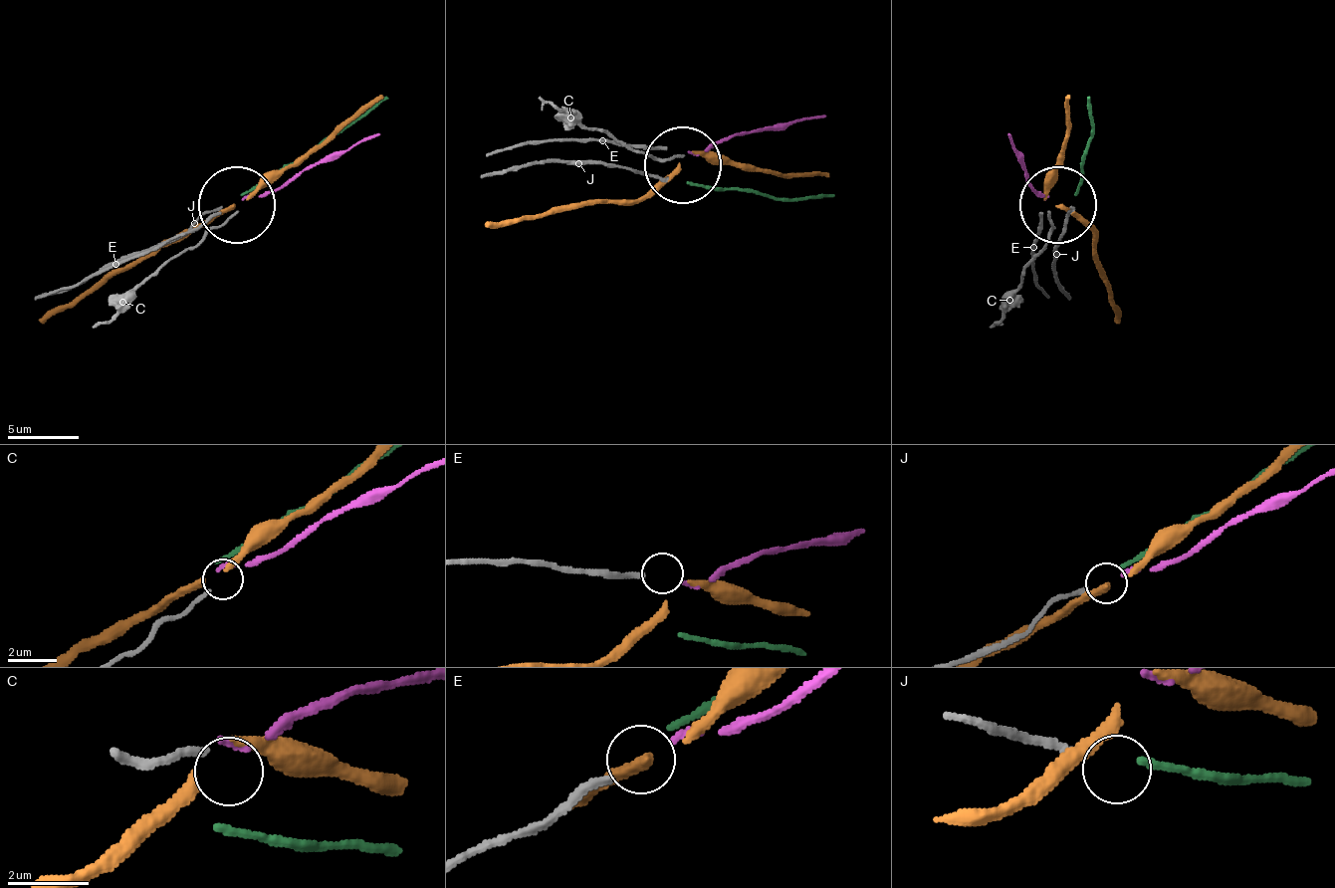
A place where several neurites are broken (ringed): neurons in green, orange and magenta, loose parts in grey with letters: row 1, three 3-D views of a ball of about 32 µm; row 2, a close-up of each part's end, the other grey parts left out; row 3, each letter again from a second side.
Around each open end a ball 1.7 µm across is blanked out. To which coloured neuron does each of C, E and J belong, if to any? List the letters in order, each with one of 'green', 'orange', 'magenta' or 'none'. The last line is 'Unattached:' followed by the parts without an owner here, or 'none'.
C: none
E: magenta
J: green
Unattached: C

